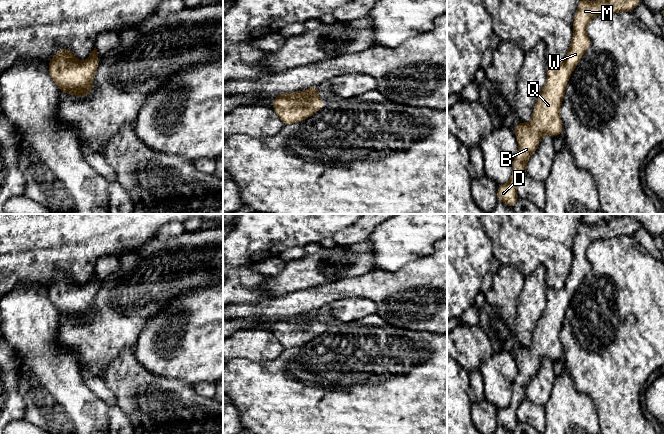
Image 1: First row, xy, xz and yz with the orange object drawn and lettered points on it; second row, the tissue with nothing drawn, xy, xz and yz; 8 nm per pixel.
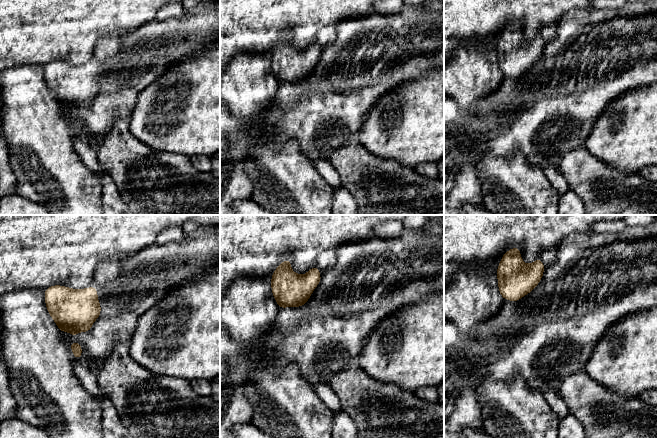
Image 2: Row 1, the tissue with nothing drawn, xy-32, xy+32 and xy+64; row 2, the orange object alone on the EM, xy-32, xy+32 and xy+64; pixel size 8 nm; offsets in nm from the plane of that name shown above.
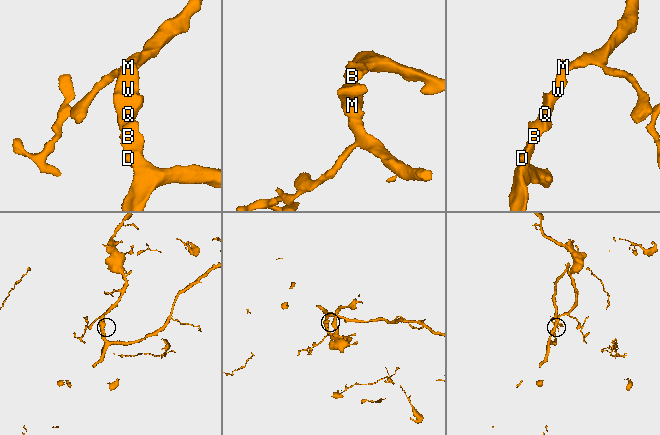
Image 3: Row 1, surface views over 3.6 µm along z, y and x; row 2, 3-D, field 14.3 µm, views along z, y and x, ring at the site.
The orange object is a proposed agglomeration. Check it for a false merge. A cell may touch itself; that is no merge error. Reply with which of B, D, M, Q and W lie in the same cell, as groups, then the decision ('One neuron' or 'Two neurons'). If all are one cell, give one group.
Groups: B D M Q W. One neuron

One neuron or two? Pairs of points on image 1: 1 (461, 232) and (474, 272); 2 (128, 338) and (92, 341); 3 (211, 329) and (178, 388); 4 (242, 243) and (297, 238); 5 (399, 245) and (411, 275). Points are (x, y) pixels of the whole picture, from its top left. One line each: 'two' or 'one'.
1: one
2: one
3: two
4: one
5: two

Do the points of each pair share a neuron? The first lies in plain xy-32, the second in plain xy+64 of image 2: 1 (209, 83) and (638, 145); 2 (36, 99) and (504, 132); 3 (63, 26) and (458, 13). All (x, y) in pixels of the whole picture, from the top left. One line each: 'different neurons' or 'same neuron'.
1: same neuron
2: different neurons
3: same neuron

